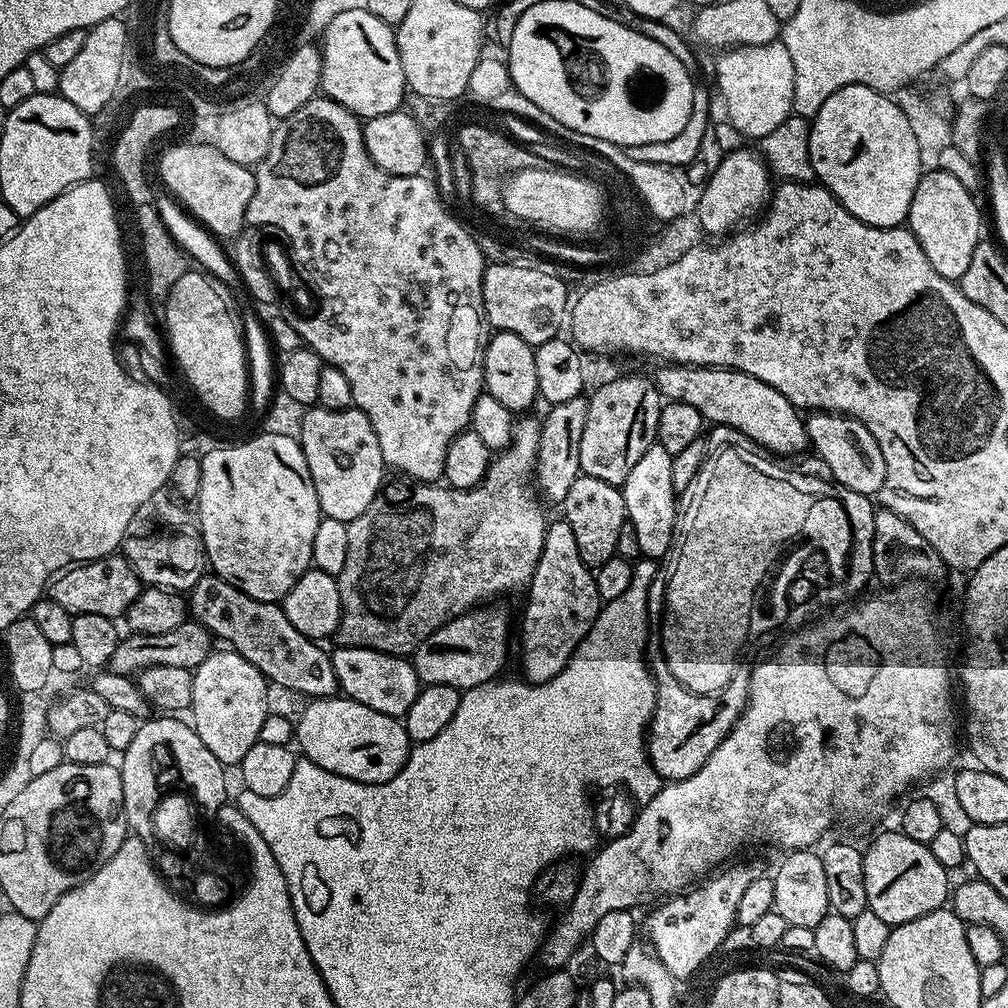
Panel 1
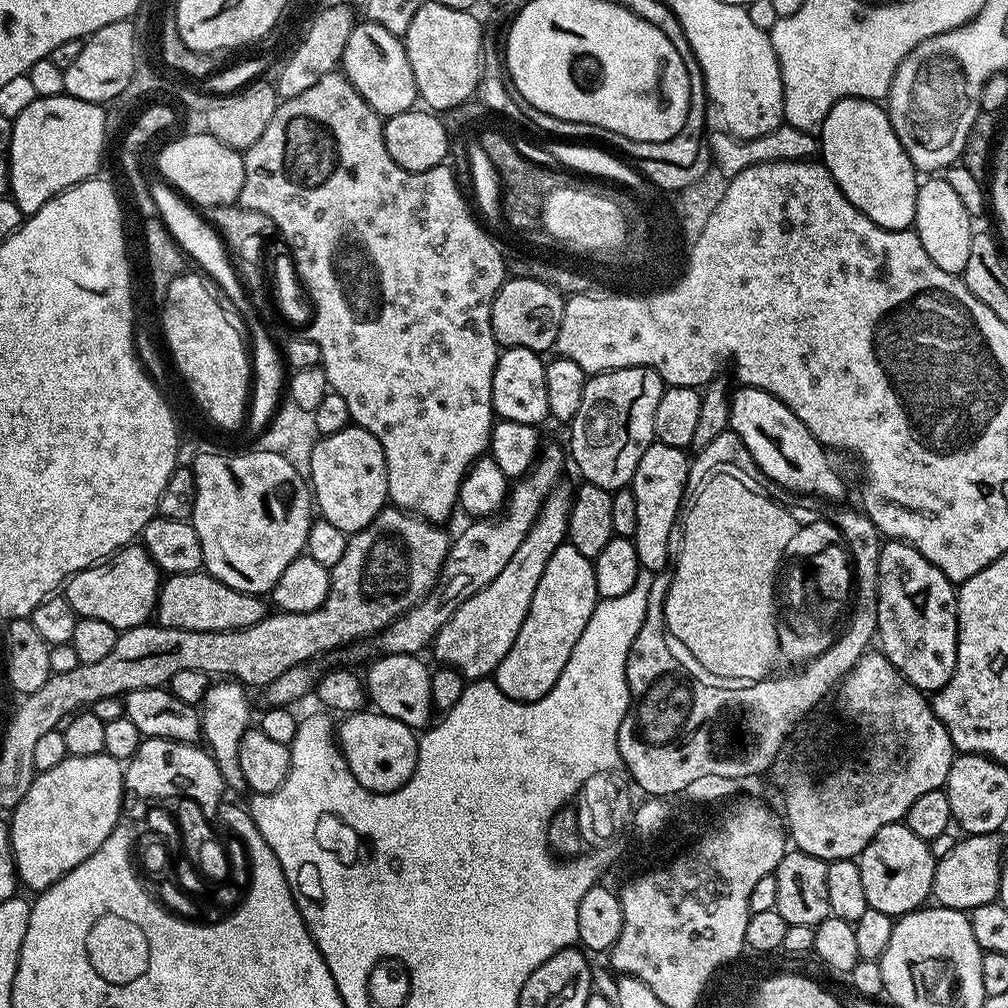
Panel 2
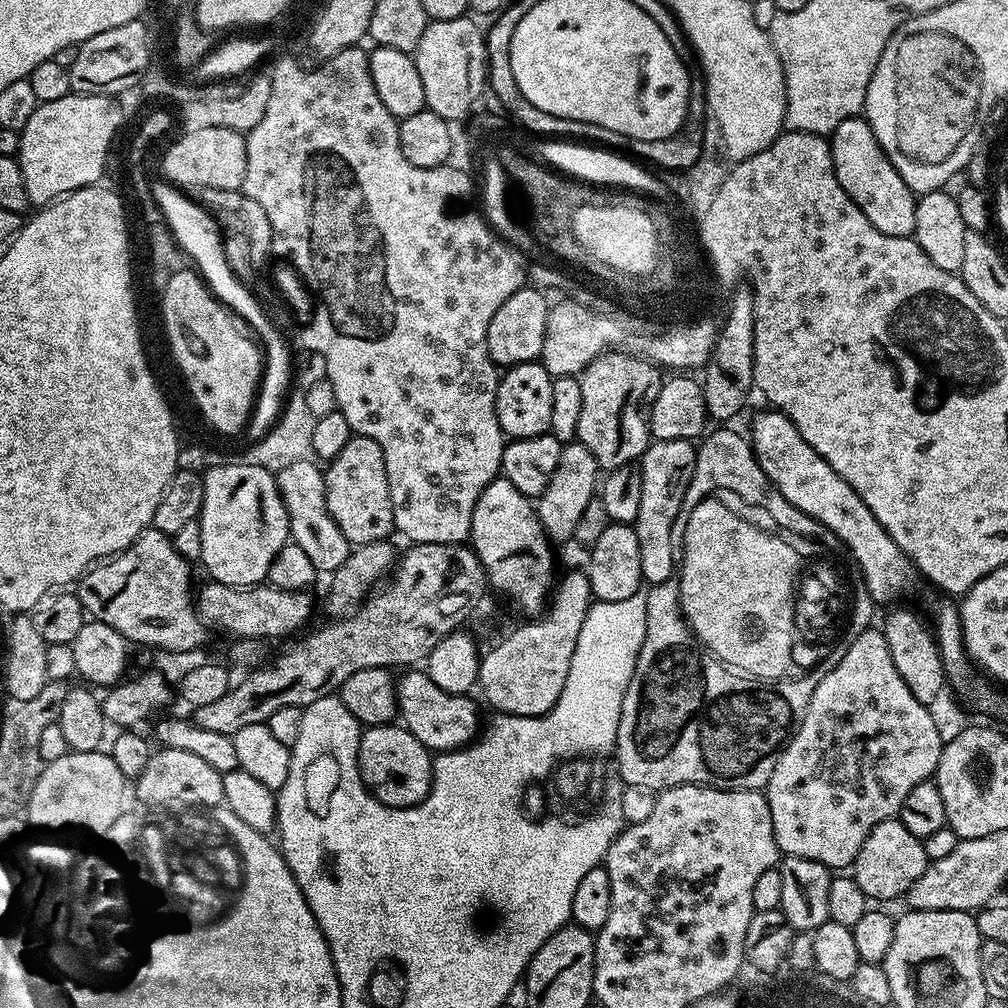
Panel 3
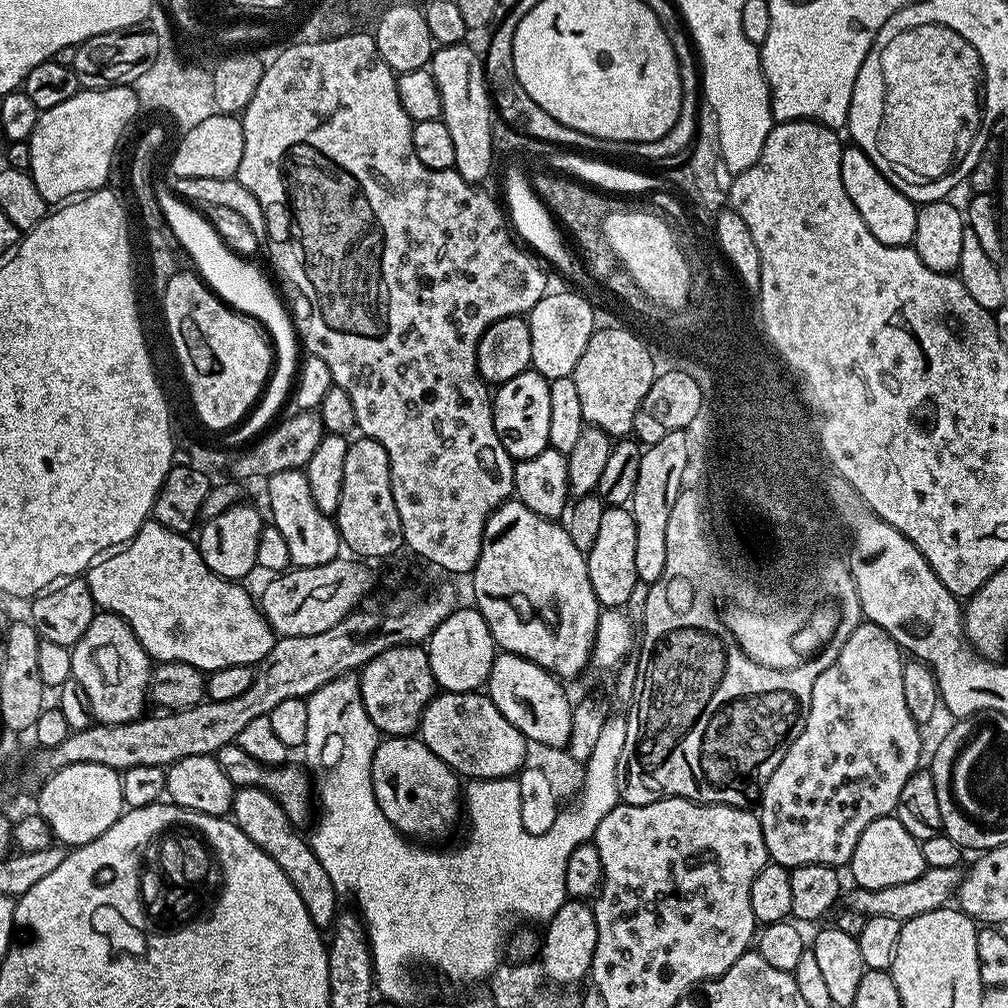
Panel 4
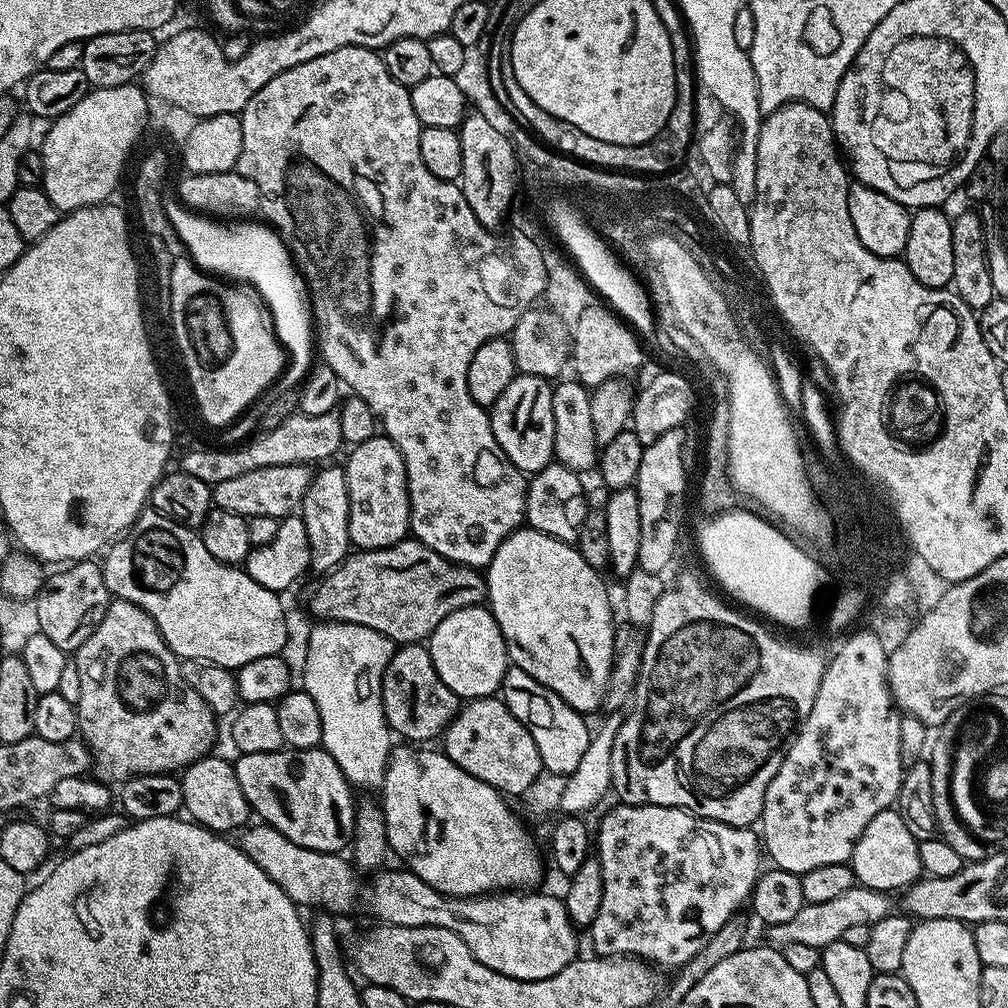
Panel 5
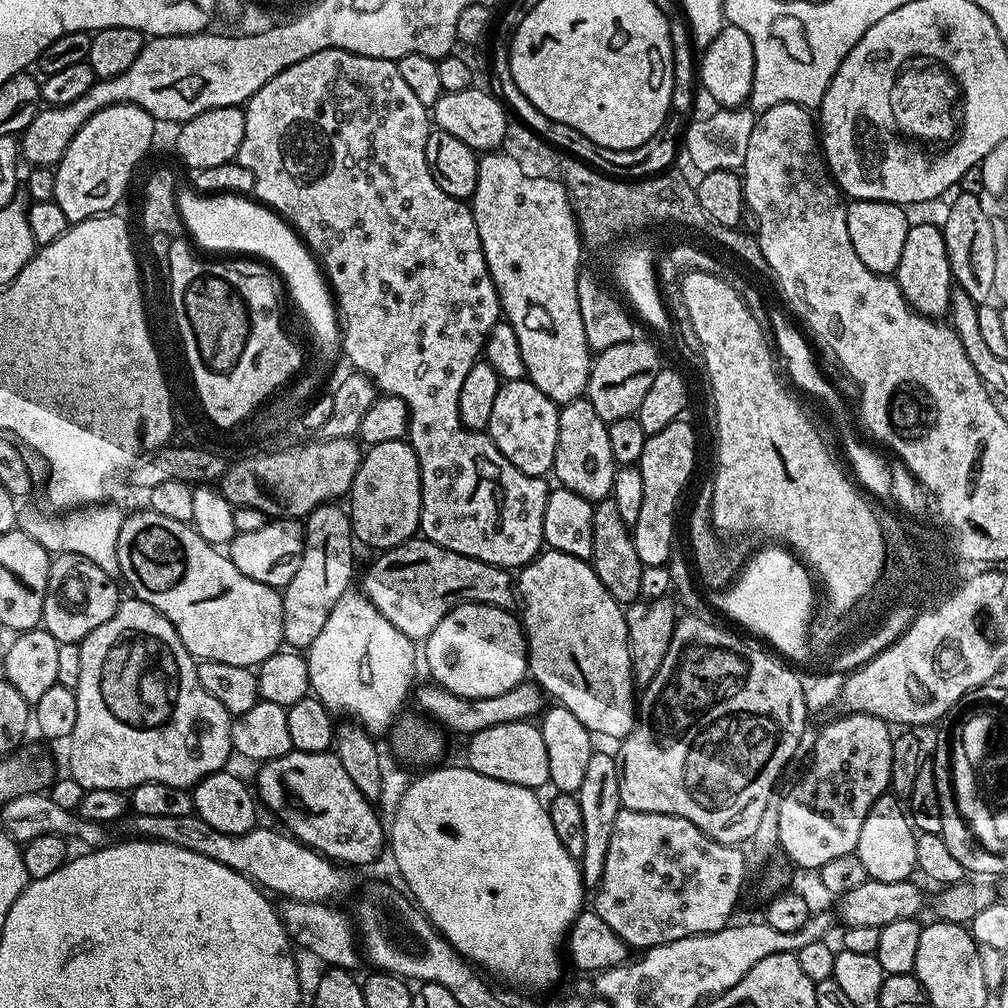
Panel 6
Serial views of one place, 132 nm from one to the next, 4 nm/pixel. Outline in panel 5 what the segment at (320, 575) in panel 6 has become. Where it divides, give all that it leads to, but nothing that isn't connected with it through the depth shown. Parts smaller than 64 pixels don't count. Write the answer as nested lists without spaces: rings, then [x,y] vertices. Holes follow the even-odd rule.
[[[324,466],[313,475],[309,488],[305,492],[304,500],[301,501],[298,515],[304,519],[306,526],[306,536],[310,538],[310,550],[312,551],[311,571],[316,574],[327,574],[333,568],[339,566],[341,562],[347,560],[350,555],[350,545],[352,539],[348,531],[350,530],[350,494],[346,486],[346,474],[343,467],[328,468],[332,466]]]

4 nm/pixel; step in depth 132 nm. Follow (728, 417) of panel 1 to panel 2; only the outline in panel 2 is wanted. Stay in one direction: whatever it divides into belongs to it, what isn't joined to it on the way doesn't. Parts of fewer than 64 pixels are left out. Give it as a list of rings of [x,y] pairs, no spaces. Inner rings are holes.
[[[740,386],[731,393],[729,406],[730,432],[745,444],[753,462],[781,489],[813,492],[824,500],[840,500],[844,496],[844,480],[836,473],[824,445],[820,444],[798,422],[798,418],[778,398],[766,390]]]

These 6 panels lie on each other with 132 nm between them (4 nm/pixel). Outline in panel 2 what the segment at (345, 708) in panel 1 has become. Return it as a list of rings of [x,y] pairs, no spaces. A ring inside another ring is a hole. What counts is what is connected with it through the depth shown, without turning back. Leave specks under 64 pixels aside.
[[[361,710],[345,715],[344,720],[338,724],[338,743],[340,752],[344,756],[345,762],[350,766],[354,778],[366,790],[371,792],[393,792],[398,790],[414,774],[416,763],[418,762],[418,736],[411,728],[407,728],[398,718],[390,718],[386,714],[375,710]]]

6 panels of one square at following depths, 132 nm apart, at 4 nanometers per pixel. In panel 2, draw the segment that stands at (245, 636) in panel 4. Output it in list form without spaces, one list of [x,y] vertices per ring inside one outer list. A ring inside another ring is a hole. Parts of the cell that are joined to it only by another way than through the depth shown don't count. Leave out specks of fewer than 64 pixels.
[[[125,546],[111,557],[110,562],[101,562],[84,568],[68,577],[63,585],[62,594],[80,618],[98,618],[98,622],[110,622],[117,630],[137,628],[140,624],[149,623],[156,611],[156,599],[160,593],[162,572],[144,546]]]

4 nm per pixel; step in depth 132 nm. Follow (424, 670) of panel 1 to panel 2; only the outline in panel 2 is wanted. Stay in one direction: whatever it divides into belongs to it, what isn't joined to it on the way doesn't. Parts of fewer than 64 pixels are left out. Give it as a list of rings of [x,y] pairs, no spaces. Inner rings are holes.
[[[565,486],[553,488],[551,494],[542,502],[542,510],[530,526],[526,538],[522,538],[522,546],[514,550],[514,558],[506,562],[502,574],[490,582],[490,586],[482,586],[478,594],[466,598],[458,610],[438,630],[432,640],[430,653],[440,666],[447,666],[464,677],[465,681],[483,680],[495,673],[496,667],[510,654],[510,646],[514,646],[514,638],[518,638],[518,630],[522,630],[522,622],[530,610],[530,602],[534,602],[534,590],[538,590],[538,581],[546,570],[546,562],[558,550],[558,546],[568,538],[568,523],[572,509],[573,489]]]

